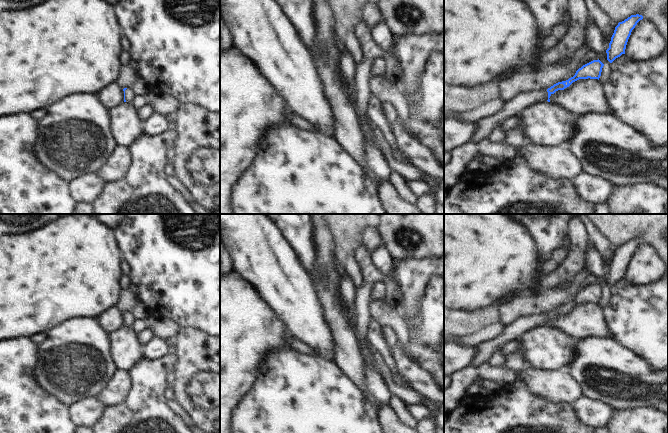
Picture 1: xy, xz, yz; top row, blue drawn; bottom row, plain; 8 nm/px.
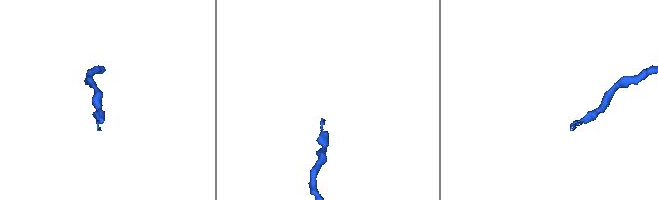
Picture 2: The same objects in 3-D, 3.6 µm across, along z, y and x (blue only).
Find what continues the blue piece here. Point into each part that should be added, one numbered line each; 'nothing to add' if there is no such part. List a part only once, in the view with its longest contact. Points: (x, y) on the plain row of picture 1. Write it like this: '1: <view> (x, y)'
1: xy (130, 318)

